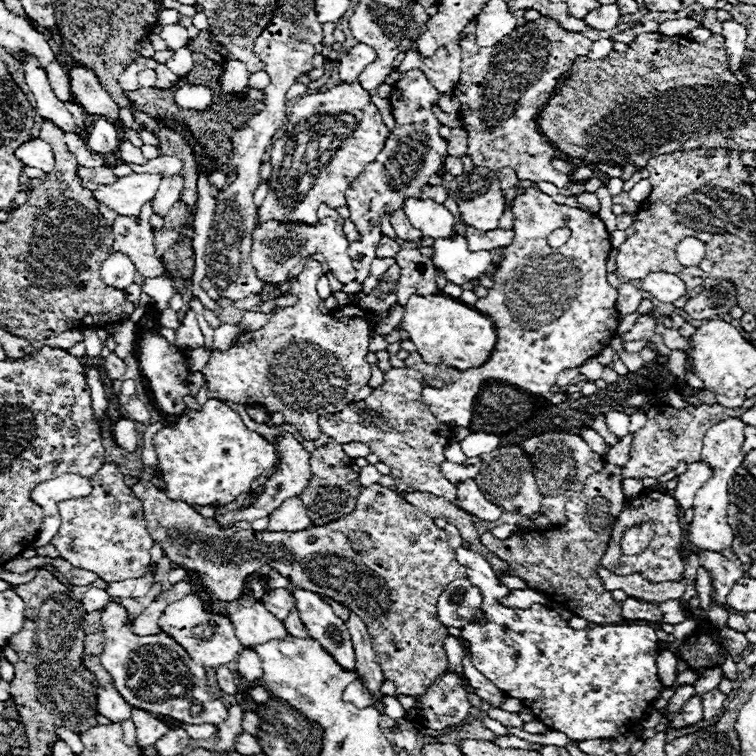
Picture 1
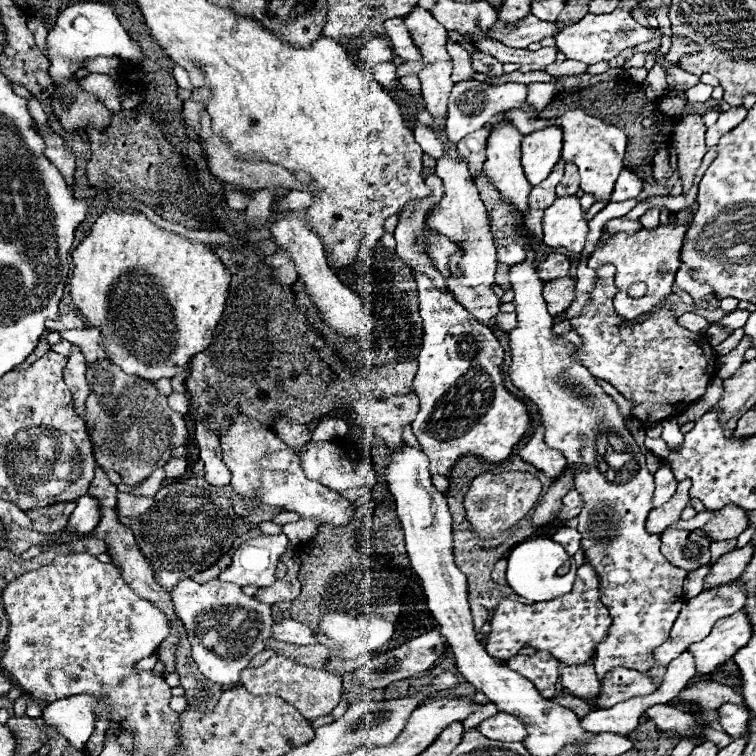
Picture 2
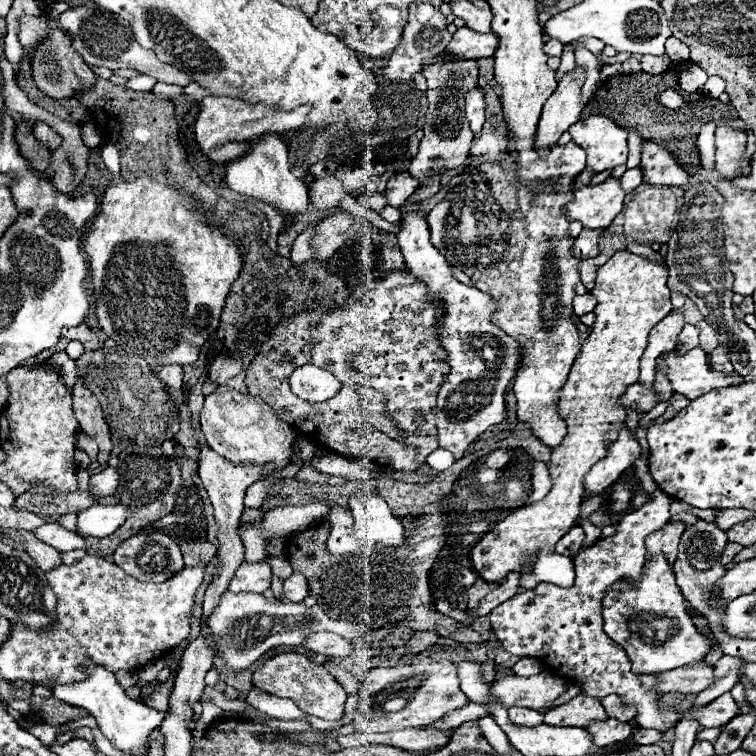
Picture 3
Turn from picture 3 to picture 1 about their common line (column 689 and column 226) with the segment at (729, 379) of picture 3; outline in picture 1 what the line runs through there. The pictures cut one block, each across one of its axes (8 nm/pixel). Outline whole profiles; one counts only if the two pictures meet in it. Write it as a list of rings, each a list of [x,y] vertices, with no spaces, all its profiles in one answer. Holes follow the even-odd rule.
[[[310,260],[304,270],[290,282],[290,288],[284,296],[294,296],[298,302],[290,308],[278,308],[266,326],[260,330],[244,332],[238,336],[236,344],[226,352],[212,352],[210,362],[202,370],[208,382],[208,396],[220,400],[232,400],[246,406],[260,406],[266,412],[282,412],[284,424],[292,424],[300,430],[304,440],[320,438],[318,418],[322,414],[336,414],[350,402],[354,402],[354,394],[368,384],[370,380],[370,364],[366,362],[368,342],[370,342],[370,326],[366,322],[366,312],[358,306],[346,306],[341,314],[322,314],[318,310],[320,298],[316,294],[316,280],[322,276],[322,266],[316,260]]]

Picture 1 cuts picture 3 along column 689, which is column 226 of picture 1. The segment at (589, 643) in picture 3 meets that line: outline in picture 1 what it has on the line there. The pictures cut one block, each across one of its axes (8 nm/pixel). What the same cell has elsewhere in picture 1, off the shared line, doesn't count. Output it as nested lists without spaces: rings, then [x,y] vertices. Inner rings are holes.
[[[110,602],[102,608],[100,626],[106,634],[102,648],[102,666],[110,674],[114,686],[108,684],[104,690],[96,688],[96,712],[118,724],[132,718],[132,706],[186,724],[218,726],[220,722],[224,722],[228,710],[222,702],[216,702],[214,694],[210,692],[204,666],[196,664],[186,654],[186,650],[178,642],[174,642],[174,638],[168,638],[168,634],[158,632],[150,636],[138,636],[132,632],[132,624],[126,624],[126,620],[128,610],[120,602]]]

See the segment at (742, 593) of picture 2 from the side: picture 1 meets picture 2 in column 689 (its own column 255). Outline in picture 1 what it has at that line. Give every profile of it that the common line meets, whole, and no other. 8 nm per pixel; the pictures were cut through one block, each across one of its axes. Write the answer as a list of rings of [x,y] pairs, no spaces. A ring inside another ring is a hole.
[[[242,594],[238,600],[230,602],[226,610],[244,648],[266,644],[270,640],[282,640],[288,636],[284,624],[252,596]]]

